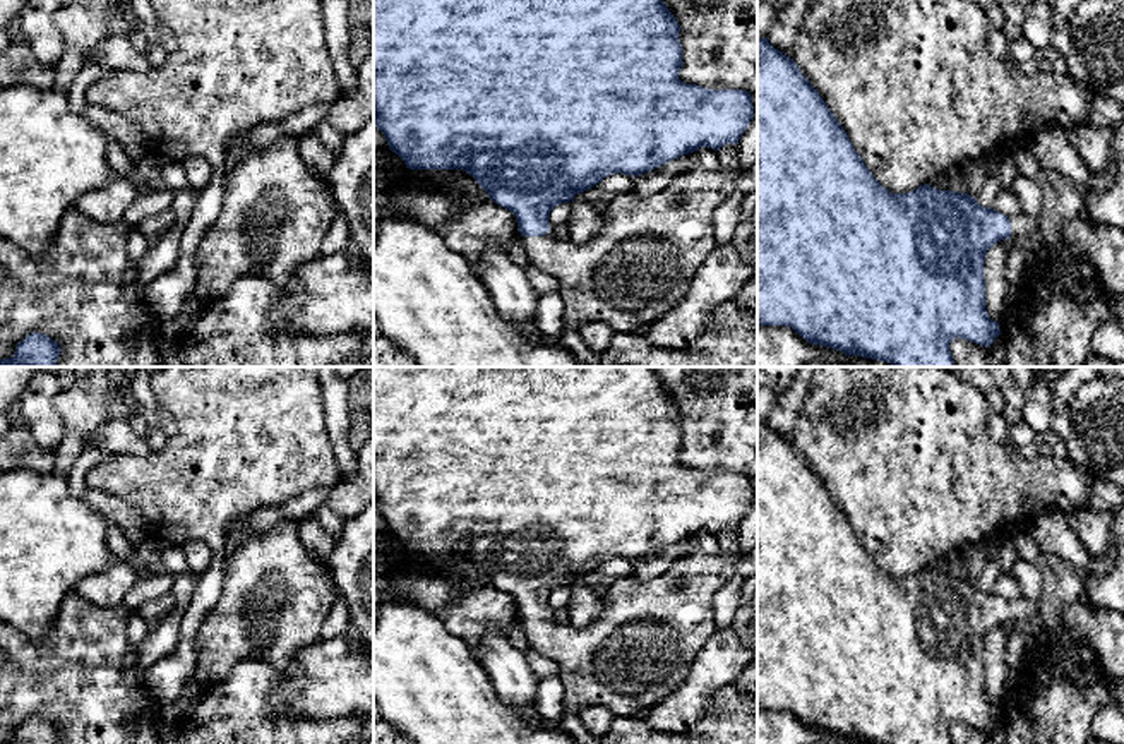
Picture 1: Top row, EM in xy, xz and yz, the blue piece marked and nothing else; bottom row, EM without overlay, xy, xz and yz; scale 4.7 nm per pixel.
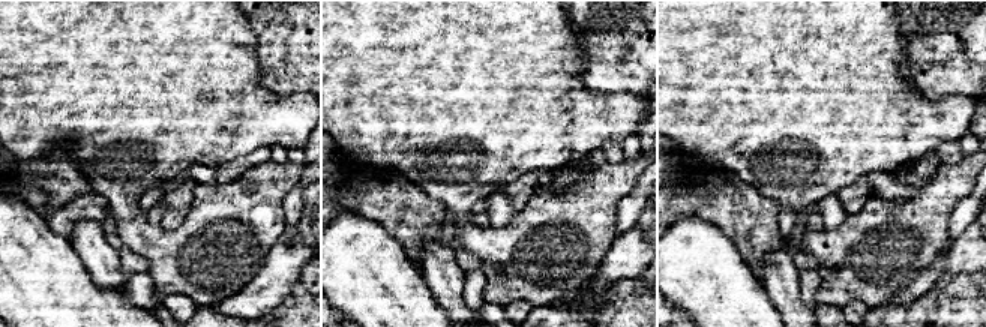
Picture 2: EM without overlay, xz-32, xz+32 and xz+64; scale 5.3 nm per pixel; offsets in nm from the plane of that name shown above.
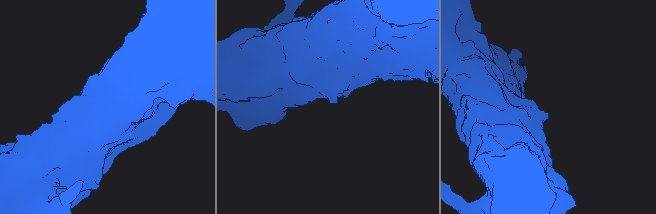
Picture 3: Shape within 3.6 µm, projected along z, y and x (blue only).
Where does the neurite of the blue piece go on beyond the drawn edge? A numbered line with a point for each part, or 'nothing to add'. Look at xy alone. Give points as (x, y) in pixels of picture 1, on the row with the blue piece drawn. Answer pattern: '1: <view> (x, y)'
nothing to add

